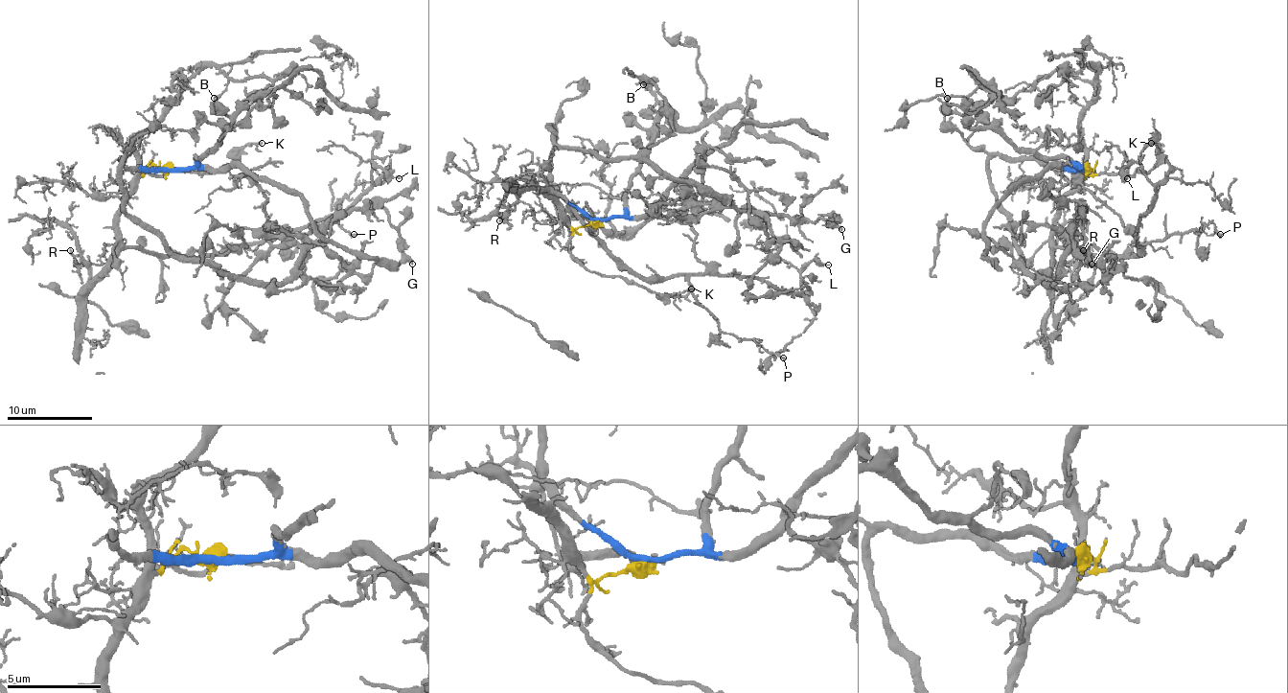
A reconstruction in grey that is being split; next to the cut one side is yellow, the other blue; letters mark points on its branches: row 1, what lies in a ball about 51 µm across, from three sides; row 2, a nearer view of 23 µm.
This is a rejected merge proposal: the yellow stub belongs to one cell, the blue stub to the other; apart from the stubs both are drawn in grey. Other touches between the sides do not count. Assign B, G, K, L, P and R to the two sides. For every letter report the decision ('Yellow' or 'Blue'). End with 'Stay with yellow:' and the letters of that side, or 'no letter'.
B: Blue
G: Blue
K: Yellow
L: Yellow
P: Yellow
R: Yellow
Stay with yellow: K, L, P, R

